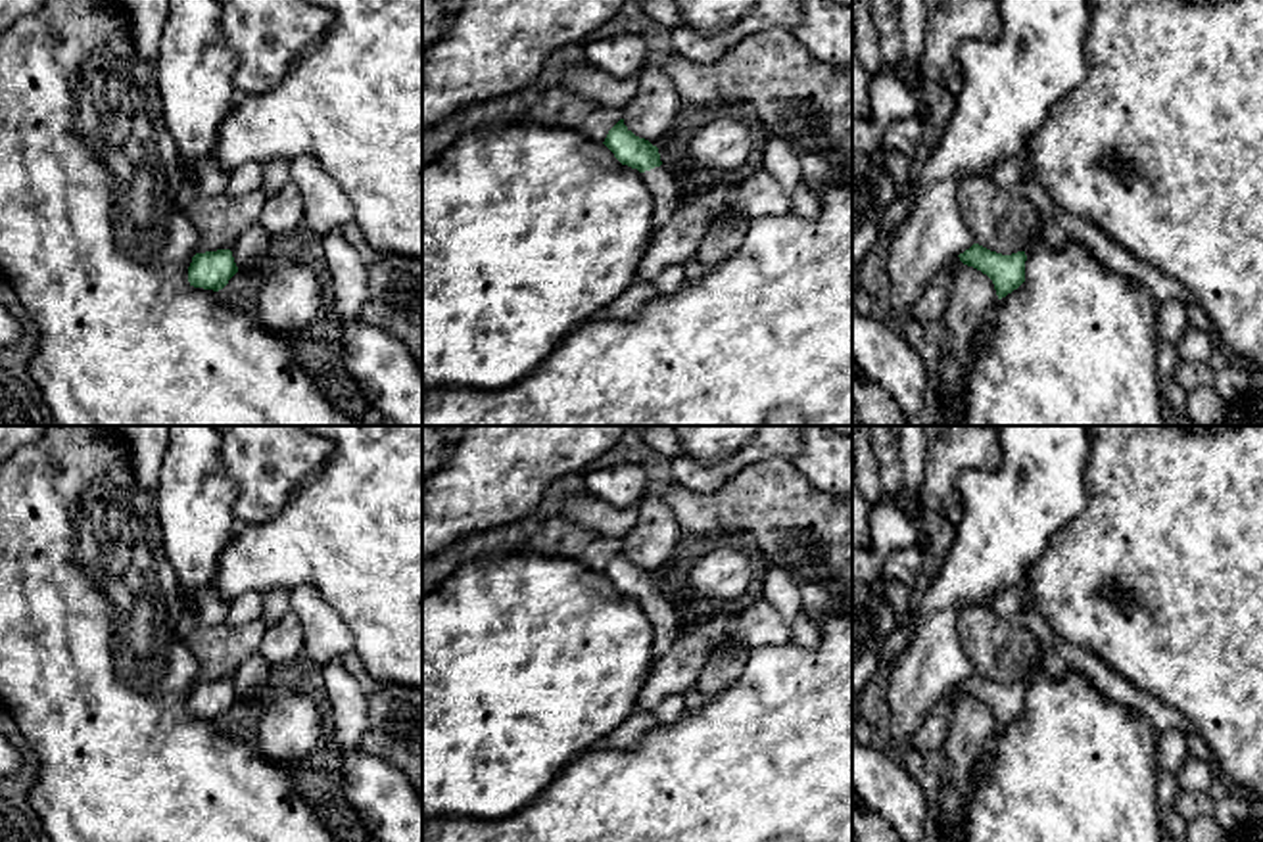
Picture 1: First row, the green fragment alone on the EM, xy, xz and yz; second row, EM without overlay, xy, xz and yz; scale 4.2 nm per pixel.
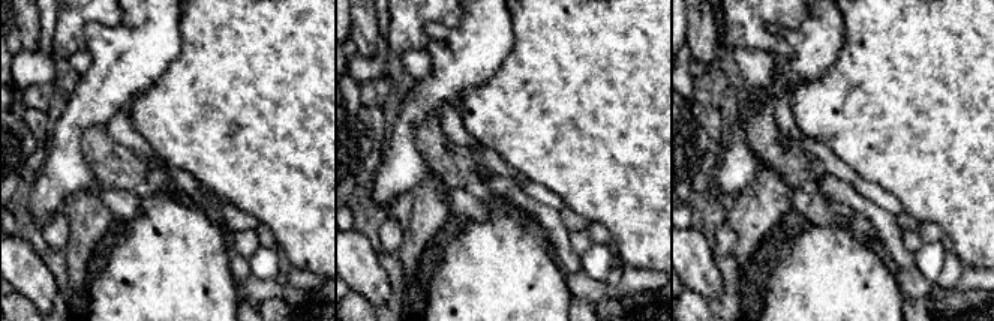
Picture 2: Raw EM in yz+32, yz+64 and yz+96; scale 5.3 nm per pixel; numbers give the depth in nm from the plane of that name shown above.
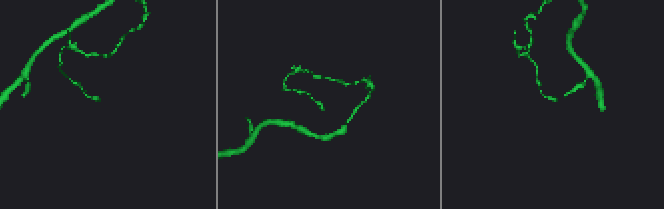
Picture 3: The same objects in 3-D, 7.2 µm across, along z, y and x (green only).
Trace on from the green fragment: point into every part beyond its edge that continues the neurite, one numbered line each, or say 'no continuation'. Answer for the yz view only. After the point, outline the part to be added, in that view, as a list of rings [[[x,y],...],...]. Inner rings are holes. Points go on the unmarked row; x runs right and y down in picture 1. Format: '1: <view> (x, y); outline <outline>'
no continuation

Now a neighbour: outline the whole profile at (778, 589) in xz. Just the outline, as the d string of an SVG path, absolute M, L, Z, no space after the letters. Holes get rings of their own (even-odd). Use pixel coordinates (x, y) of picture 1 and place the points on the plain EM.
M768 566L762 581L762 600L775 608L791 627L802 610L802 596L789 573L777 566Z

